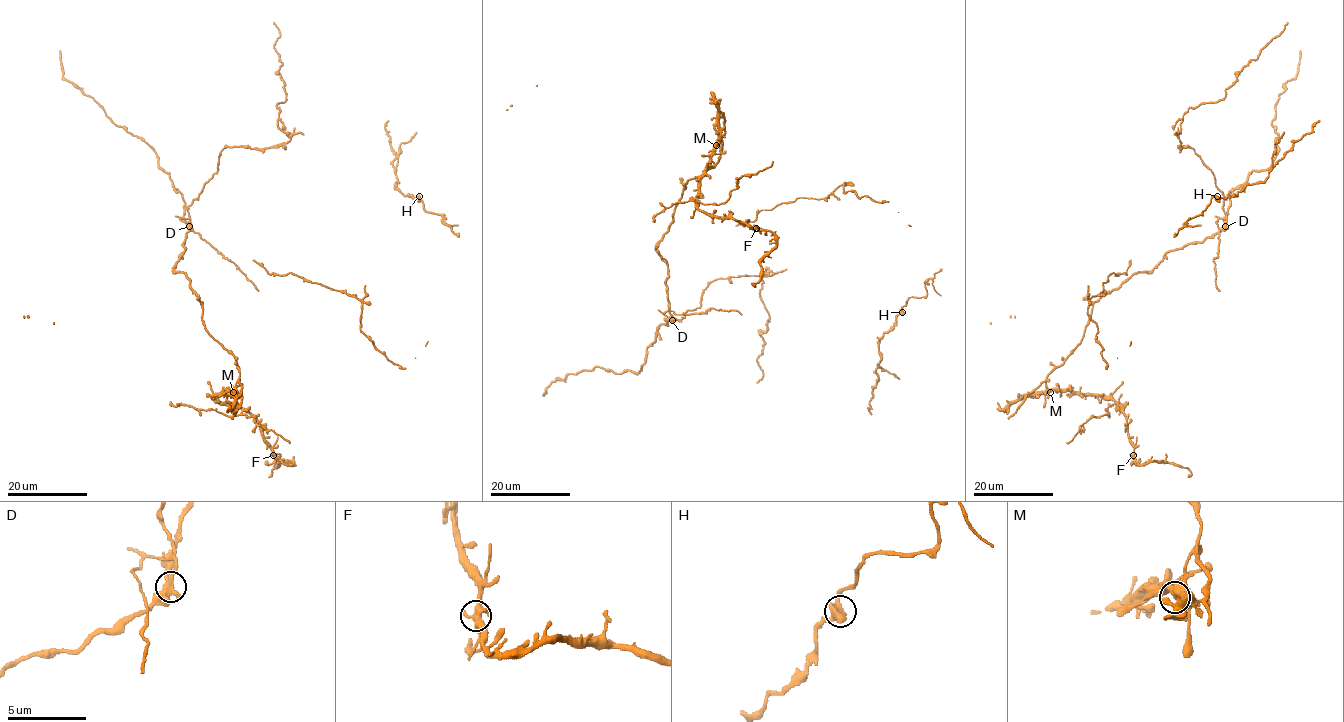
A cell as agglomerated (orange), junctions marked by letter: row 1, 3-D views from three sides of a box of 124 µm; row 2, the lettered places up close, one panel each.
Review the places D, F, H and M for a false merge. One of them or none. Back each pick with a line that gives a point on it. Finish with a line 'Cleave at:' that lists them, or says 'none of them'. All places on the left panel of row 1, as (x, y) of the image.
D: place (189, 226)
Cleave at: D

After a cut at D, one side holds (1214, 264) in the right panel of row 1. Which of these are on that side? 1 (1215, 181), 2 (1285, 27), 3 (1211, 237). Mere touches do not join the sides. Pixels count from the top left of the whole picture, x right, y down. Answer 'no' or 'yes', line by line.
1: yes
2: yes
3: no

